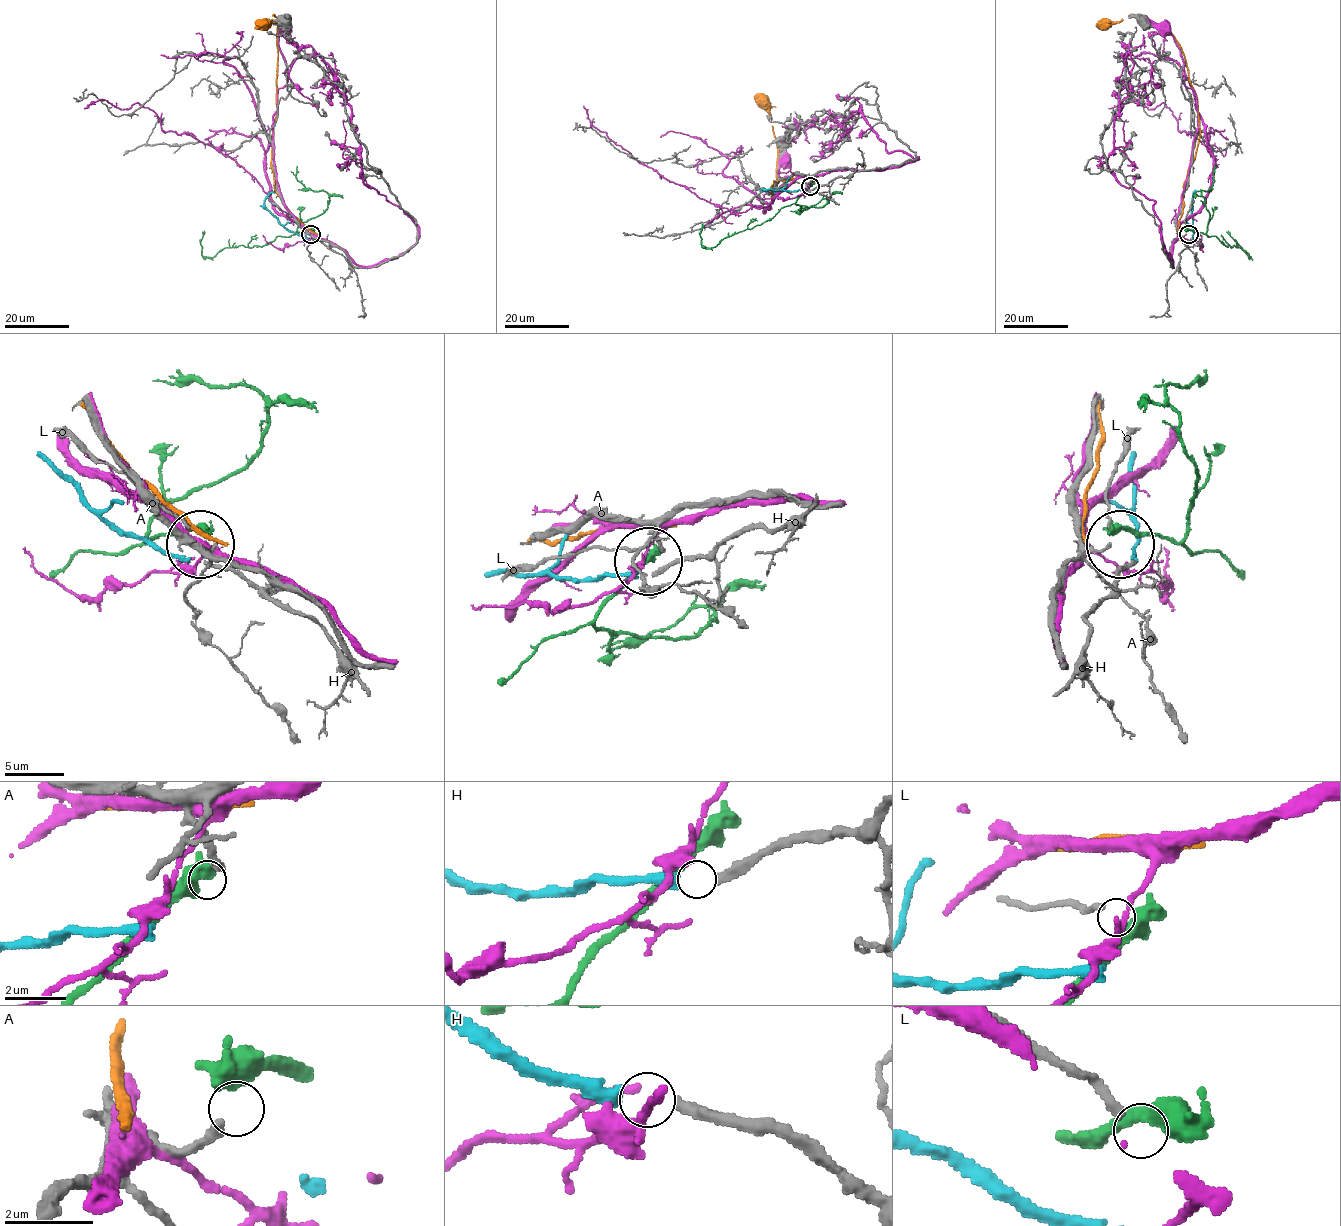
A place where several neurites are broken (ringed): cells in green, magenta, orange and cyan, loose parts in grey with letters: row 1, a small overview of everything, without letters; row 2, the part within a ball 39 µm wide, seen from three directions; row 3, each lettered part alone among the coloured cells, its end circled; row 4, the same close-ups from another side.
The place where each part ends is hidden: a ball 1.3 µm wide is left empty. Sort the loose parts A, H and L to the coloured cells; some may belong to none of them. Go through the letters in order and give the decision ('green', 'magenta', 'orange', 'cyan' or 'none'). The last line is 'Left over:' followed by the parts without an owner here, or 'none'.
A: green
H: cyan
L: none
Left over: L

